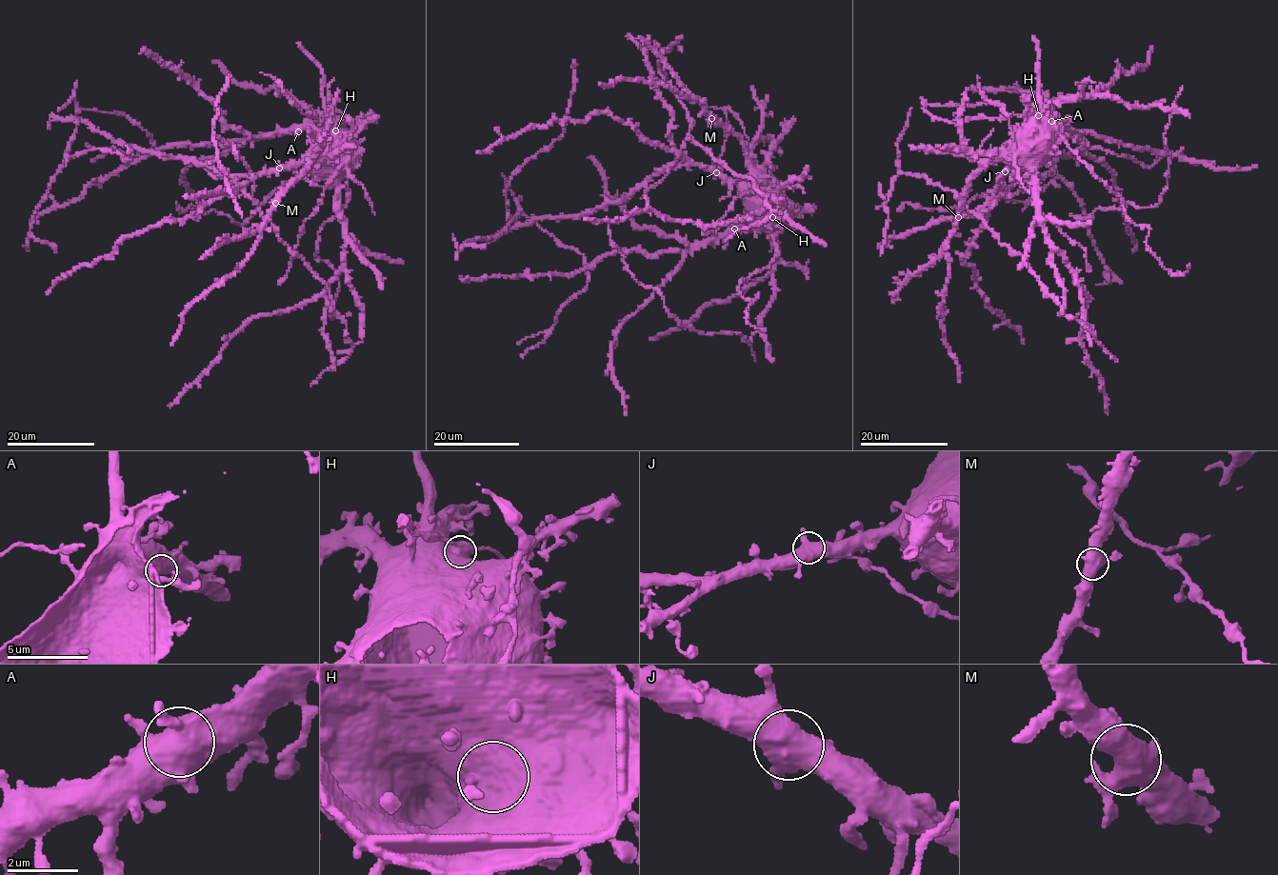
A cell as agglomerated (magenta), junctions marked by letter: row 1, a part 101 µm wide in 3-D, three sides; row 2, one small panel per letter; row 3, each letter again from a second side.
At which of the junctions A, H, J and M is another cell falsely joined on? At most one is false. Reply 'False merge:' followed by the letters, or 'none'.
False merge: none

